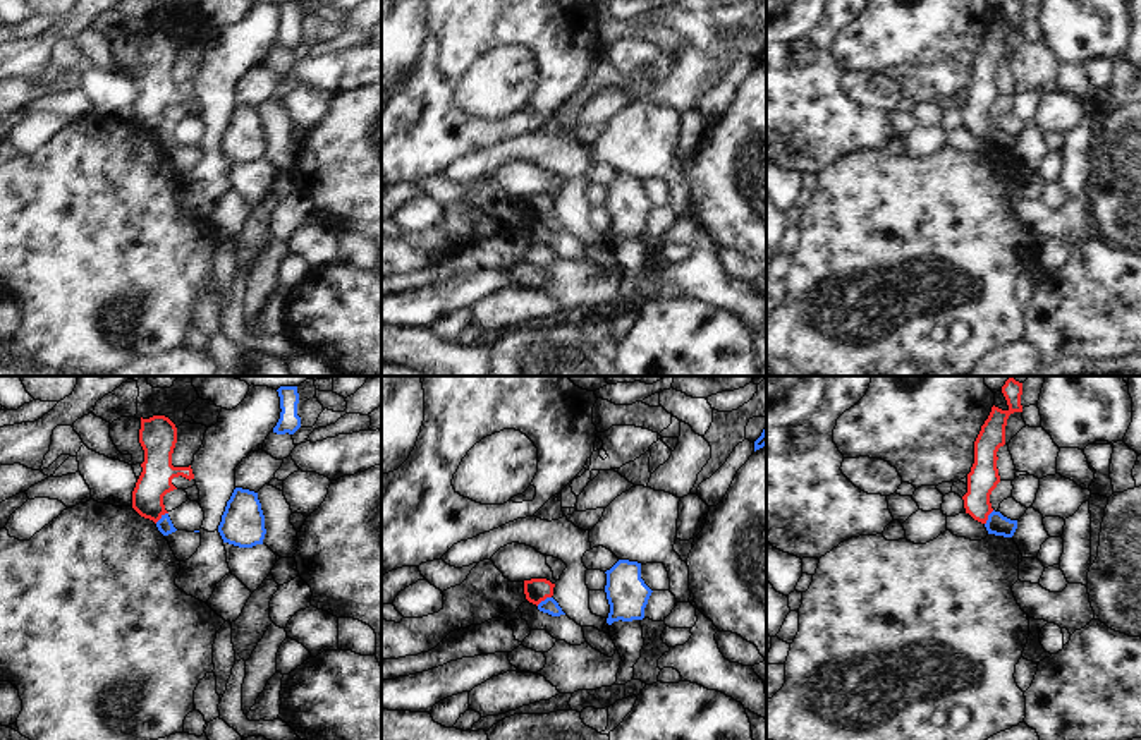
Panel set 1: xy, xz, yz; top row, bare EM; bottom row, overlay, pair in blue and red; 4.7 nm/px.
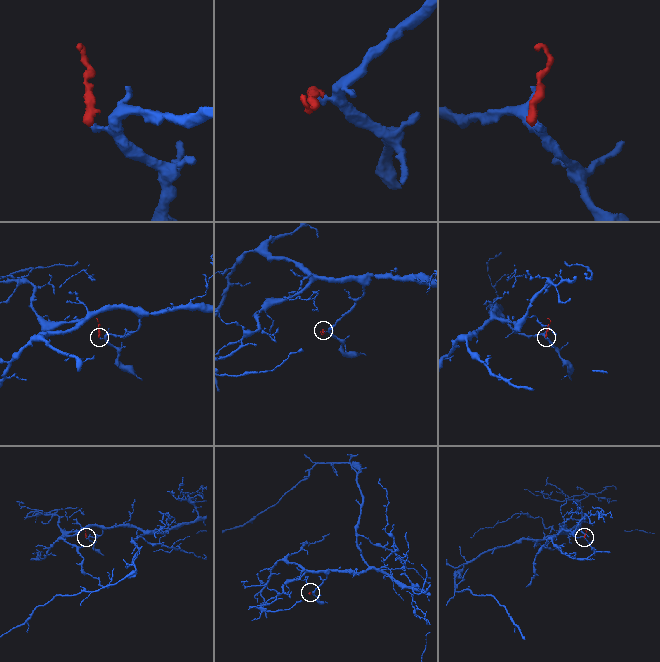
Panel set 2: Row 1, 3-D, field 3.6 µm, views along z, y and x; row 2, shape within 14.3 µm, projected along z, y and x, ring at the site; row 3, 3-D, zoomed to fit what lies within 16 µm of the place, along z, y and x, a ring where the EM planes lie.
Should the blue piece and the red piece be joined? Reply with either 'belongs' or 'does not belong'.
does not belong

